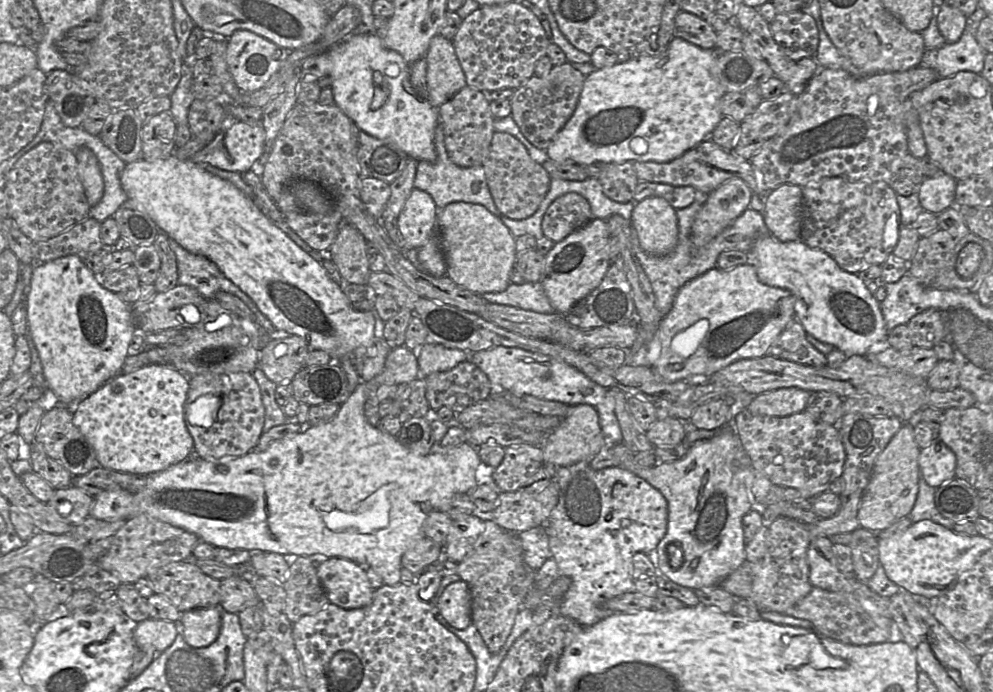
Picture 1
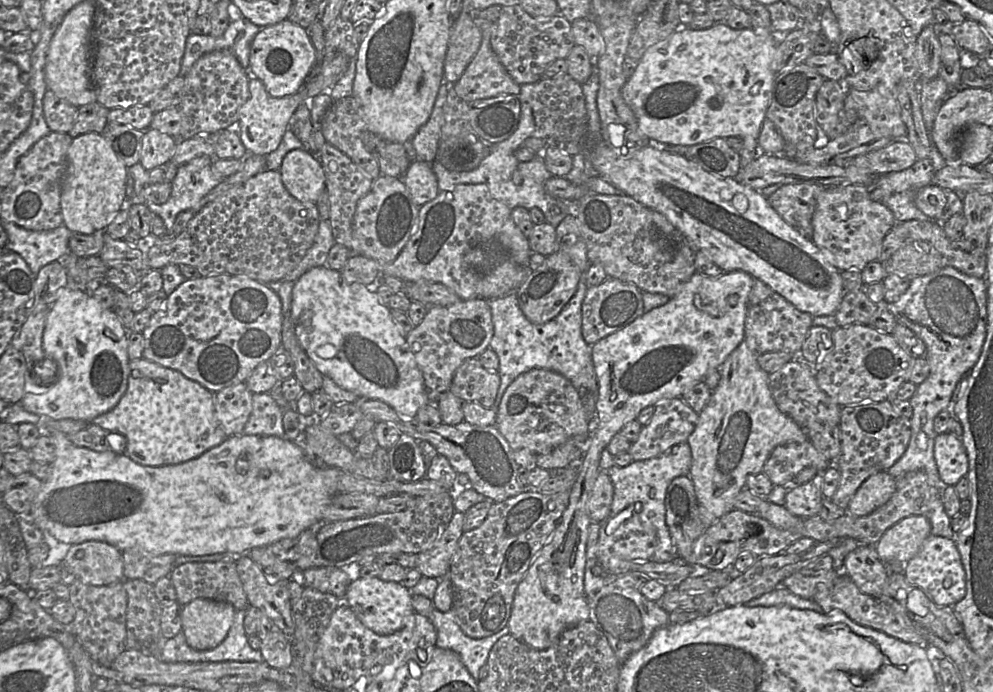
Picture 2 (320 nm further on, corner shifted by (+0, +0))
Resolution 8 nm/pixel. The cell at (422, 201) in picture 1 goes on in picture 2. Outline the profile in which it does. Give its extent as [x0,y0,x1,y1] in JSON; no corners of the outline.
[403,159,440,207]

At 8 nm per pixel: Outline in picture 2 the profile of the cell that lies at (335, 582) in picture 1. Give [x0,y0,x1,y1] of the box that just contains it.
[343,577,415,635]

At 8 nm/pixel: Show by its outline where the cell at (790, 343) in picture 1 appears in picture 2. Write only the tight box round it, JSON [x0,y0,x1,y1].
[745,277,813,357]

